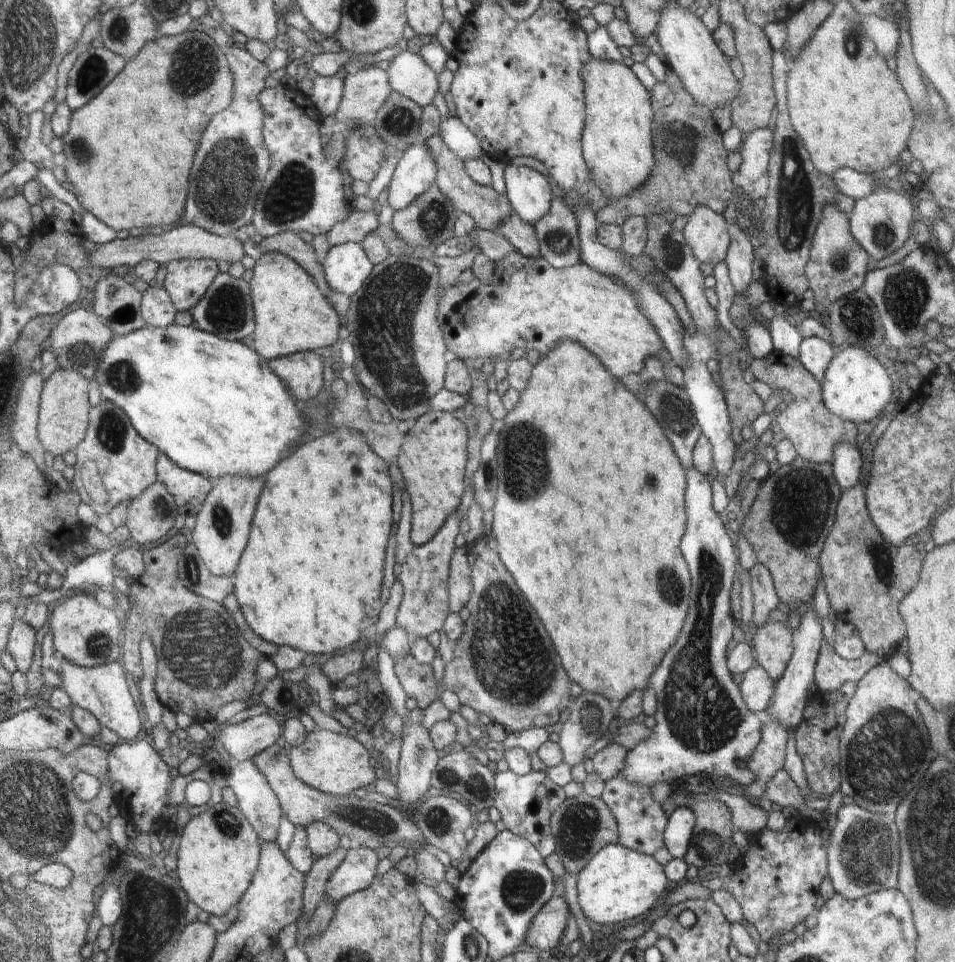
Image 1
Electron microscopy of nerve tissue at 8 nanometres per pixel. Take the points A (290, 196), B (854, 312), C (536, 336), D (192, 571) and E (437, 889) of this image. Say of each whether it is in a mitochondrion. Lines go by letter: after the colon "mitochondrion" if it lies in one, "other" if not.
A: mitochondrion
B: mitochondrion
C: other
D: mitochondrion
E: other

